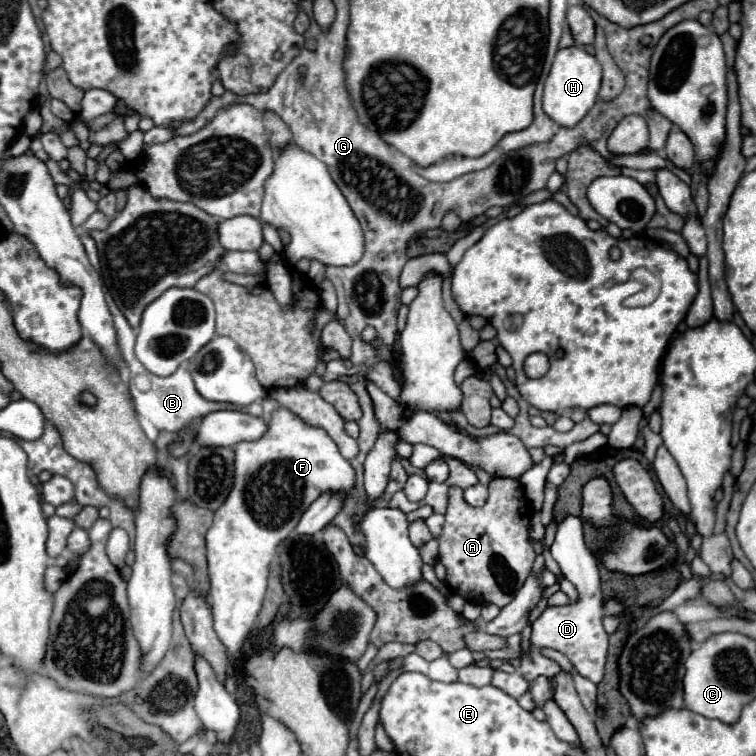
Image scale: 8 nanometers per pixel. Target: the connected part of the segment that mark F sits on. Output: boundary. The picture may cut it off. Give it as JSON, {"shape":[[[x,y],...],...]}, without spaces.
{"shape":[[[291,410],[271,412],[267,432],[253,442],[239,442],[235,452],[235,484],[227,500],[215,510],[213,526],[207,532],[207,560],[211,576],[213,624],[229,654],[227,692],[235,692],[233,660],[241,658],[241,648],[253,630],[255,618],[267,590],[269,566],[277,546],[295,530],[303,512],[323,494],[349,494],[355,488],[355,470],[345,460],[337,444],[323,432],[299,420]]]}

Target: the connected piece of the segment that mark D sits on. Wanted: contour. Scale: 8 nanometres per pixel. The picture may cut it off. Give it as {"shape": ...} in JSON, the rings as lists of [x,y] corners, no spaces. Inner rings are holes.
{"shape":[[[567,516],[557,526],[557,536],[551,546],[551,554],[561,566],[563,576],[573,582],[573,586],[579,592],[579,602],[565,606],[548,606],[545,612],[533,622],[533,634],[531,644],[551,644],[551,648],[559,652],[567,652],[567,658],[573,662],[577,672],[595,684],[603,680],[605,672],[605,660],[607,660],[607,648],[609,638],[603,630],[601,618],[603,614],[603,596],[601,596],[601,582],[599,582],[599,568],[593,558],[593,554],[587,550],[583,542],[583,528],[581,520],[575,516]]]}

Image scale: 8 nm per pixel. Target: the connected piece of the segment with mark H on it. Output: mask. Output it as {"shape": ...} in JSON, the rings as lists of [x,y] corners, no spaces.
{"shape":[[[581,46],[563,48],[557,52],[551,72],[545,80],[543,110],[547,112],[547,116],[551,116],[551,120],[555,120],[555,124],[563,128],[573,128],[597,102],[599,86],[601,86],[601,64],[595,60],[595,56],[587,54]]]}

